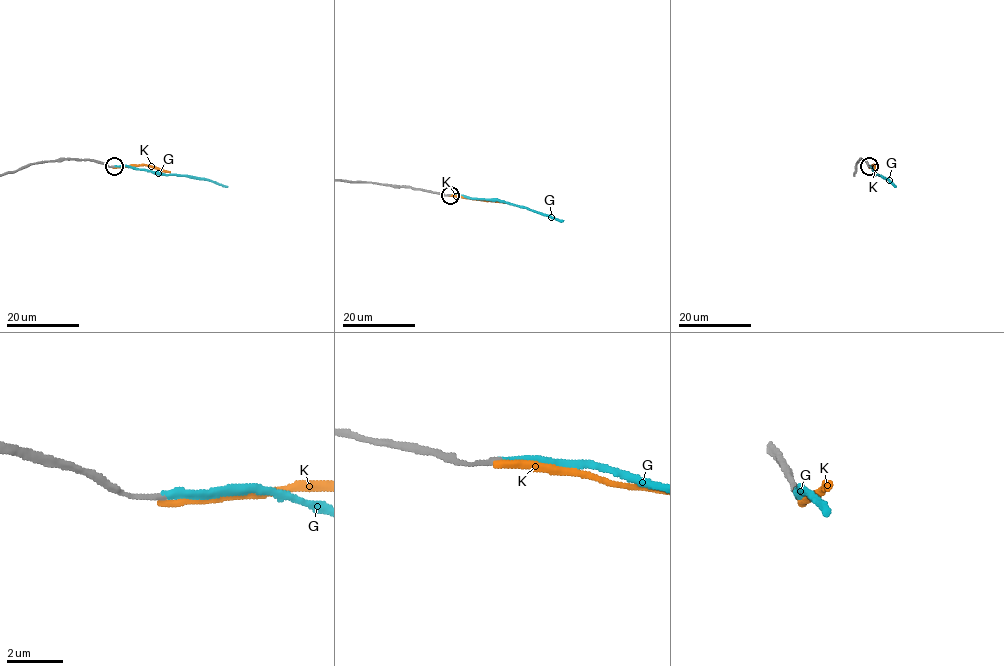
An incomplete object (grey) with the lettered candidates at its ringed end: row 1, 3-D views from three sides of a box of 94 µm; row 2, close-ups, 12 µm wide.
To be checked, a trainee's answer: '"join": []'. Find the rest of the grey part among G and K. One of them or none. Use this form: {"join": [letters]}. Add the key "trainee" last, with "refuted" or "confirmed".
{"join": ["G"], "trainee": "refuted"}

